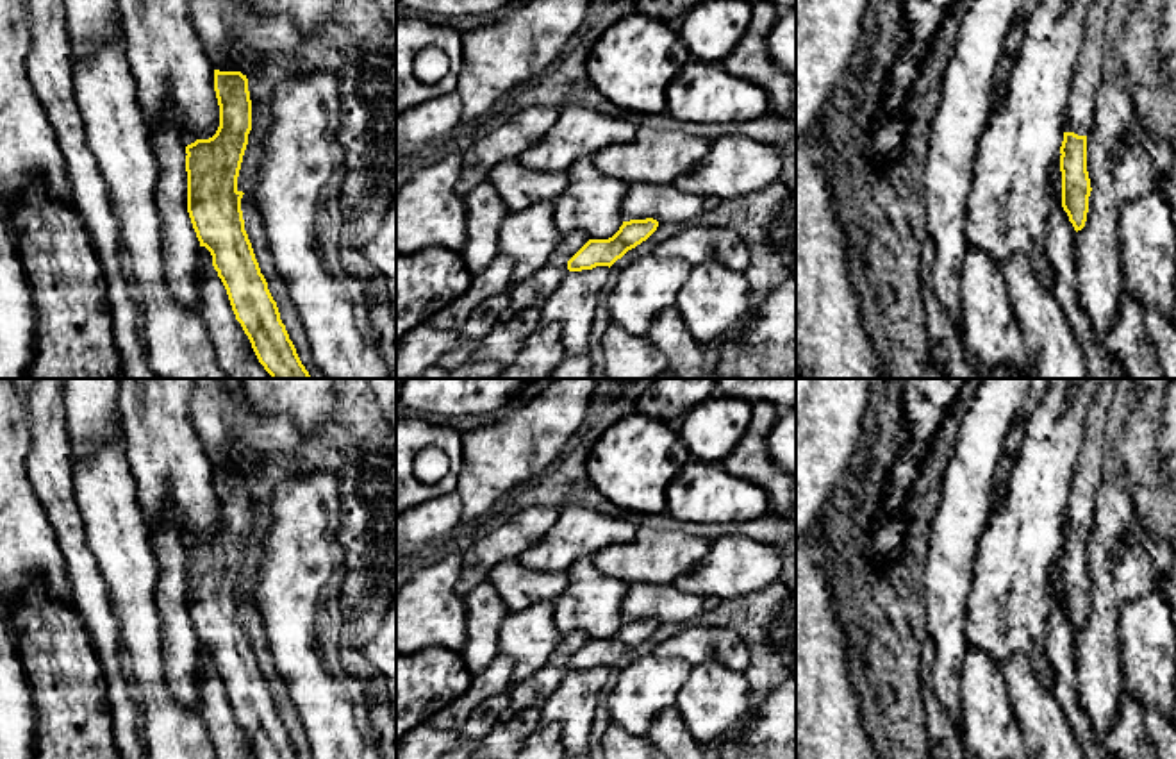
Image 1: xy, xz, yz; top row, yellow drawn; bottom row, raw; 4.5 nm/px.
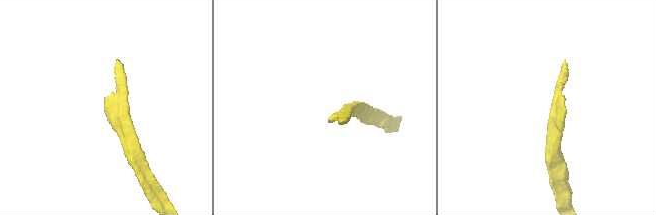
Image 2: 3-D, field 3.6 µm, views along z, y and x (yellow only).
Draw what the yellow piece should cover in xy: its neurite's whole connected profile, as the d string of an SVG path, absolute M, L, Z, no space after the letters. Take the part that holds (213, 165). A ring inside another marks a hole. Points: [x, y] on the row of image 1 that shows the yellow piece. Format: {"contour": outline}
{"contour": "M214 70L219 127L209 139L186 146L187 213L212 255L236 320L271 379L312 379L280 320L277 302L261 273L241 211L237 177L252 130L248 79Z"}

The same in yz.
{"contour": "M1092 0L1087 9L1083 46L1072 75L1060 146L1062 207L1074 230L1087 221L1090 179L1087 171L1087 136L1092 129L1096 95L1106 63L1106 20L1114 0Z"}

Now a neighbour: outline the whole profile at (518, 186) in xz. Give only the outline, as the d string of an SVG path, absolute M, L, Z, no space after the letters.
M519 159L498 163L489 177L489 184L498 191L509 213L518 213L528 205L551 202L567 188L567 173L546 173L525 168Z

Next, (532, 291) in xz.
M584 232L562 236L548 263L530 279L514 284L507 293L510 309L518 314L528 307L542 305L567 275L567 261L589 241Z

